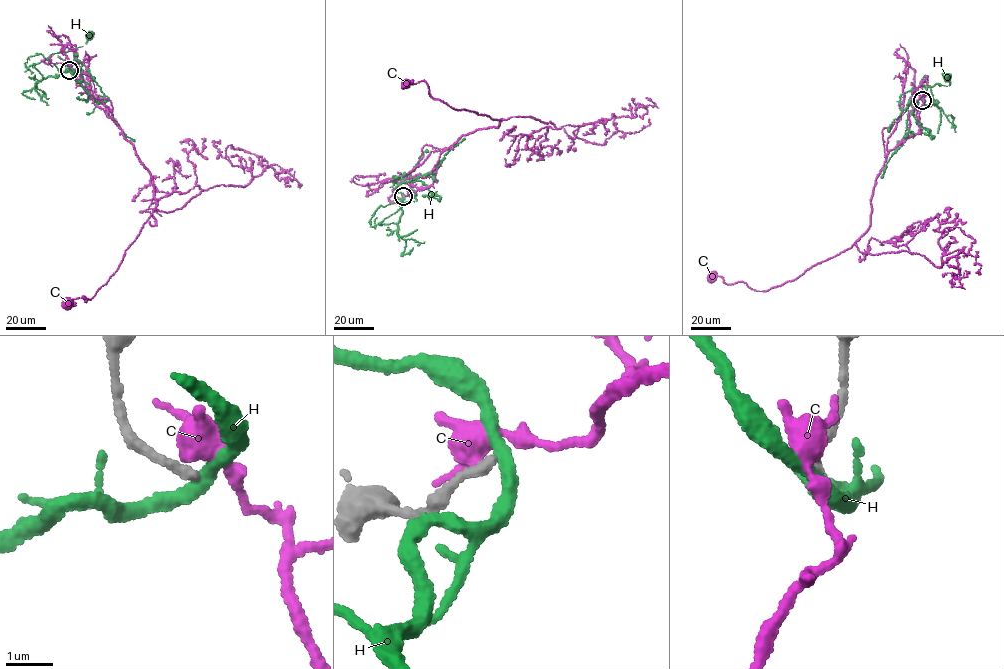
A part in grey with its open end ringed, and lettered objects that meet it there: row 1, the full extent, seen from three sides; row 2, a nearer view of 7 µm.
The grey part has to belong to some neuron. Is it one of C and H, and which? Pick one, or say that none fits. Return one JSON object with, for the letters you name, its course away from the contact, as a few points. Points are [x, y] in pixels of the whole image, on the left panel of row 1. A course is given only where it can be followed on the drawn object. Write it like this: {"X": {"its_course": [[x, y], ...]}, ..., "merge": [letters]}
{"merge": []}

